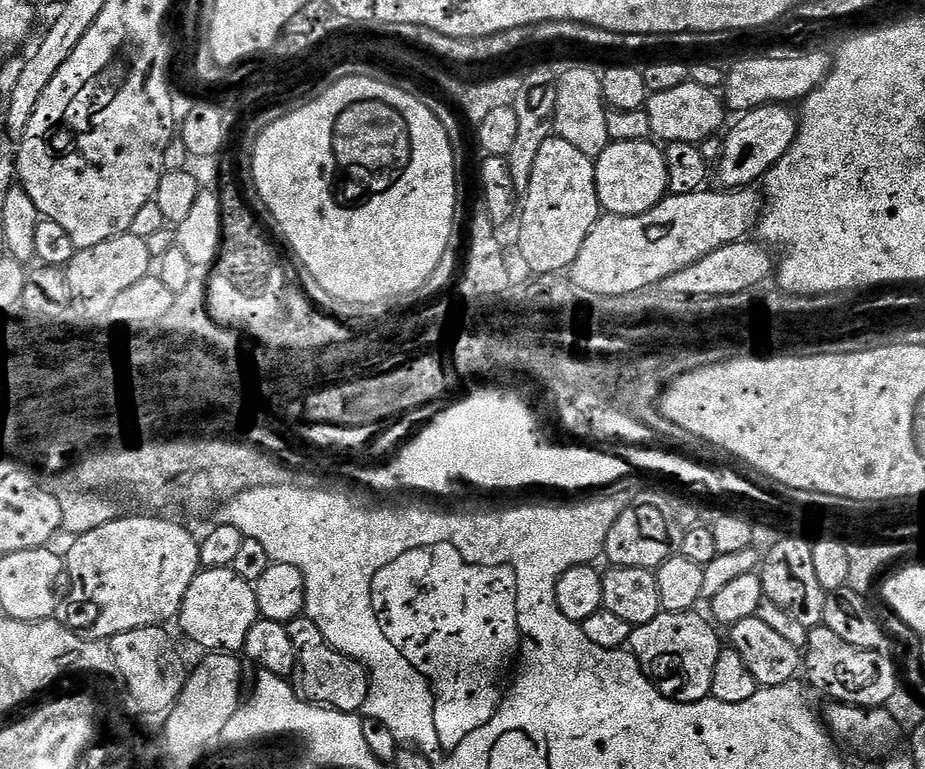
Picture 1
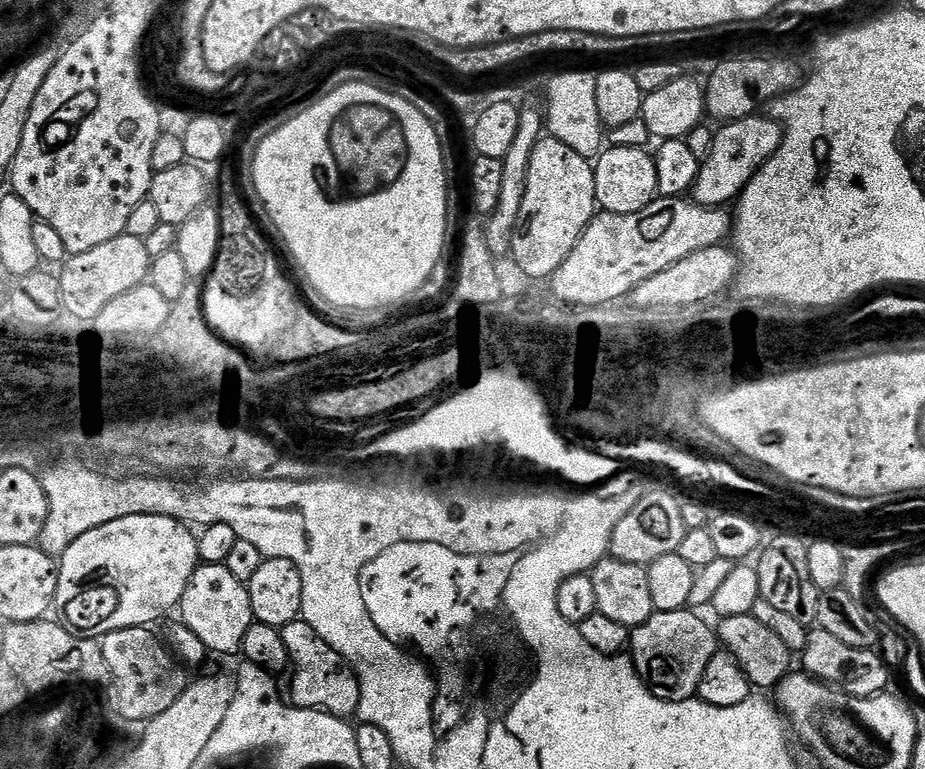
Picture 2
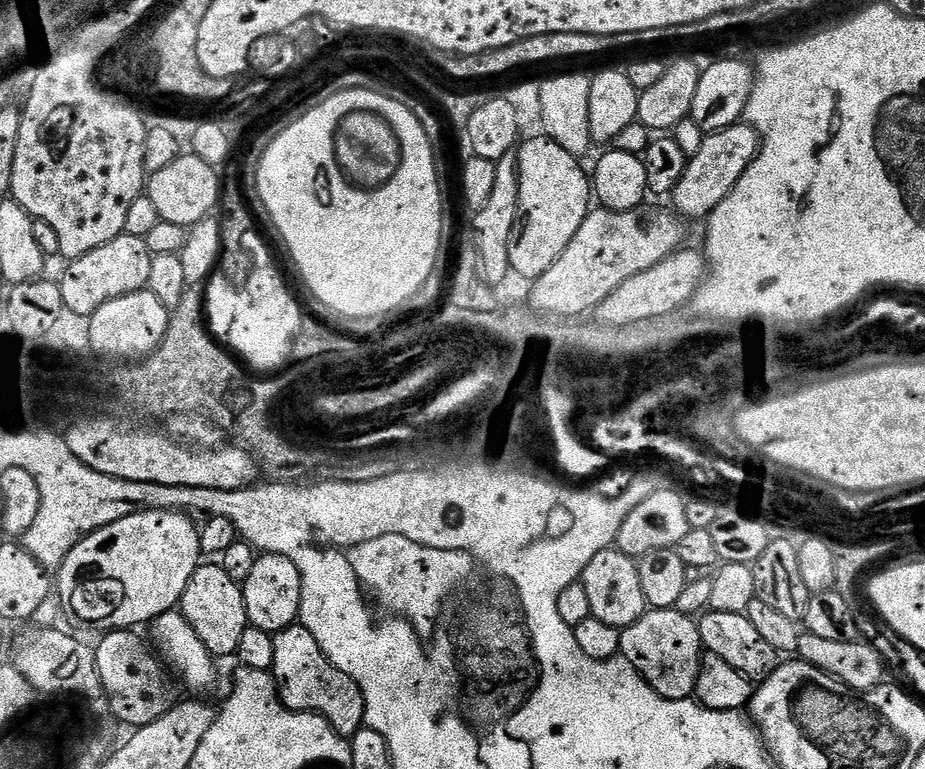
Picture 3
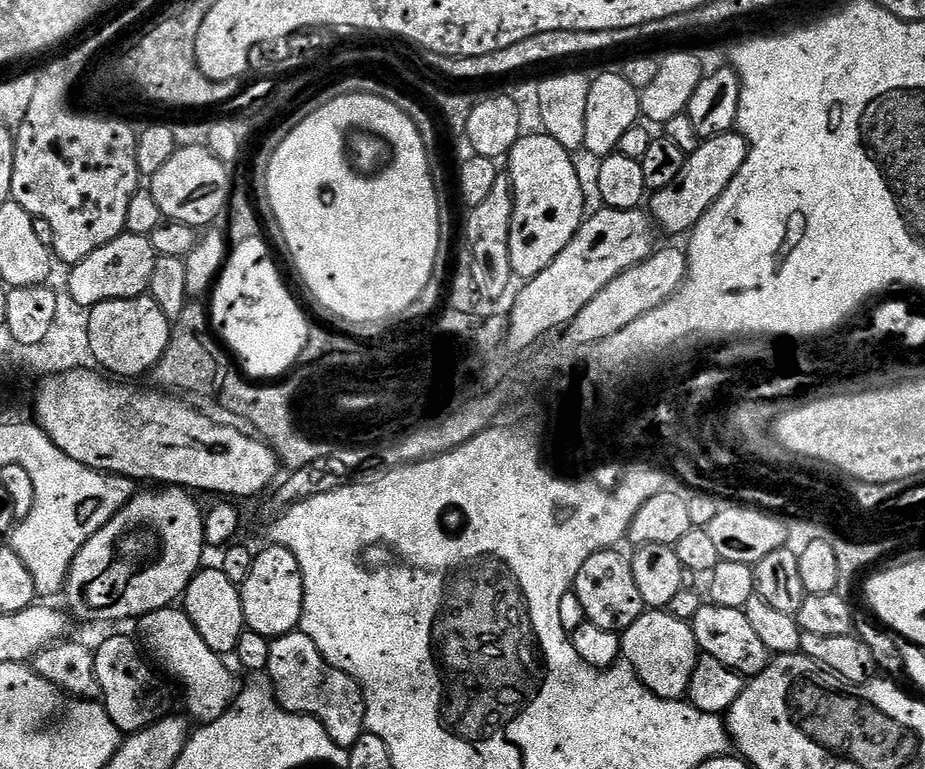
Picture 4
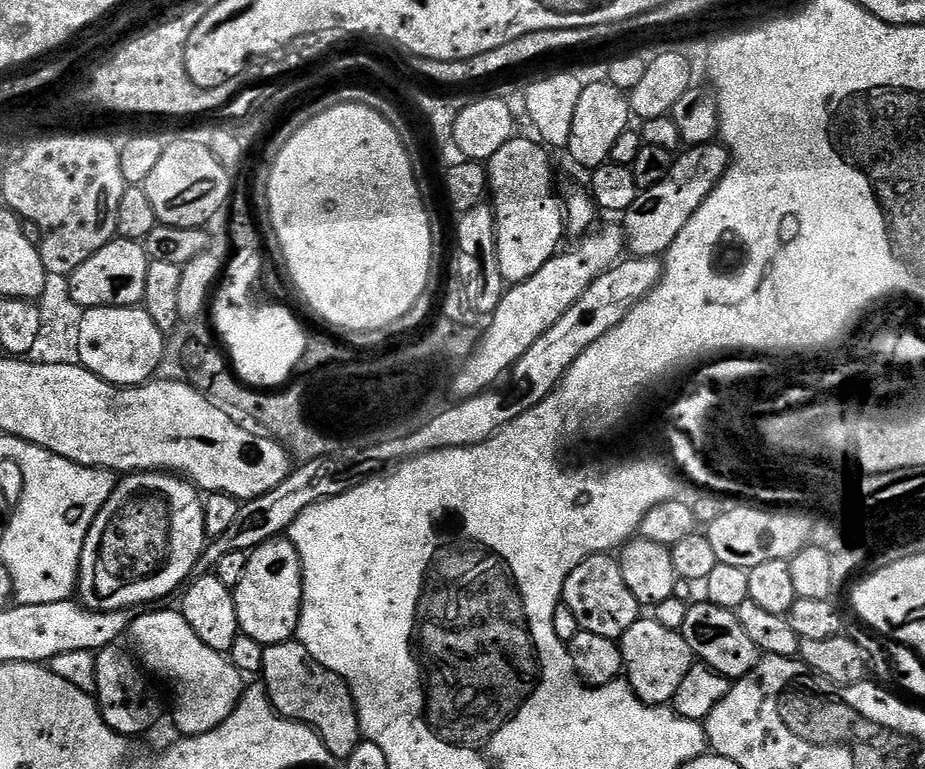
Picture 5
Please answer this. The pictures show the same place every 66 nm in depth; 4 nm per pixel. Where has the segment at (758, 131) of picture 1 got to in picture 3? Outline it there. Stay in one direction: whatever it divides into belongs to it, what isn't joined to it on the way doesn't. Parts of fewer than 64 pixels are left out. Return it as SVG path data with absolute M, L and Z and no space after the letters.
M746 122L732 124L726 130L705 135L702 150L698 150L698 154L690 157L678 186L674 186L674 190L670 194L671 207L688 222L700 219L703 221L711 216L718 206L718 202L722 202L722 198L726 198L730 194L730 190L734 190L734 186L738 186L738 178L742 178L742 174L746 174L746 170L750 166L750 162L754 162L759 148L760 136Z

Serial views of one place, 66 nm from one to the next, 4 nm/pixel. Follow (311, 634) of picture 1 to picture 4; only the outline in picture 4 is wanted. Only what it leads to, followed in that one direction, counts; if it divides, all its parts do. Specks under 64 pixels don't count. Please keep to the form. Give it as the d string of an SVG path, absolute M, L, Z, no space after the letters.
M288 632L284 636L275 637L269 643L269 656L266 665L266 675L272 682L272 692L281 708L287 712L294 712L298 716L313 716L317 722L338 742L338 746L350 749L354 742L365 732L364 727L364 695L354 678L342 670L338 670L327 658L314 646L314 642L305 632Z

